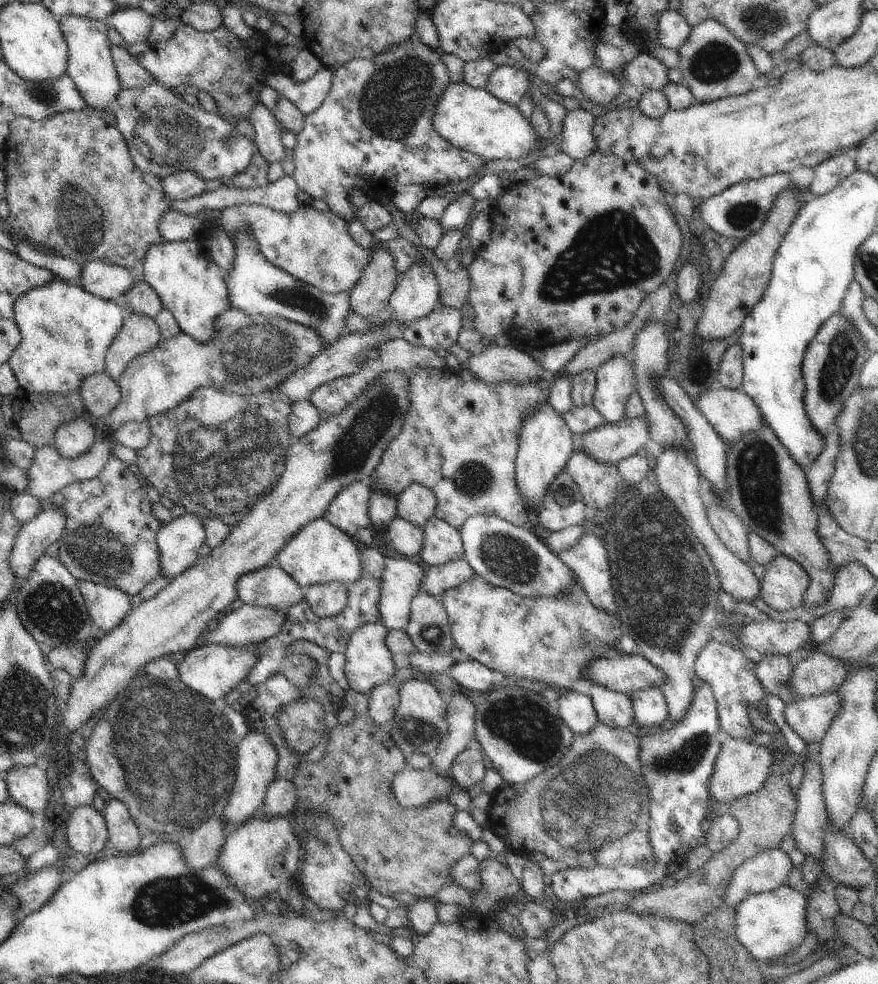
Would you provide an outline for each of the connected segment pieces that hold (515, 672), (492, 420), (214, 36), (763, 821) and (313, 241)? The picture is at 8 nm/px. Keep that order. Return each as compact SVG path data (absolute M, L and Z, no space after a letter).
M474 575L461 585L445 590L440 599L447 610L455 646L464 652L466 658L500 671L506 680L539 680L548 686L560 686L562 692L572 690L572 682L583 678L581 674L592 659L616 653L613 644L624 634L618 616L613 617L596 608L576 578L568 595L553 599L523 597L507 588L488 584L480 575Z
M416 367L408 373L411 404L402 430L387 446L380 464L370 475L371 490L378 489L399 495L413 482L427 486L437 498L435 515L457 531L474 515L496 515L518 526L527 526L527 508L518 492L515 460L519 449L519 436L527 412L540 402L547 402L550 388L561 376L558 371L545 377L540 384L520 385L502 381L487 383L467 376L454 376L448 368Z
M224 24L210 32L181 25L172 37L151 45L136 60L167 88L175 90L180 84L190 84L209 92L218 108L217 114L235 127L240 120L249 120L255 107L262 104L258 98L269 77L275 73L287 75L290 72L290 67L289 71L282 70L282 62L278 61L278 54L285 45L285 40L276 44L264 32L256 29L250 38L242 40Z
M770 774L764 788L731 802L729 813L734 815L740 823L739 835L720 852L713 853L712 858L700 870L690 874L686 879L680 879L674 886L660 887L636 894L629 905L620 905L620 910L628 910L642 917L646 915L667 917L694 926L722 906L724 890L731 881L733 872L758 853L778 849L782 838L786 834L791 834L797 813L798 795L792 791L788 775Z
M244 203L226 207L221 212L220 226L230 240L242 229L250 229L259 242L259 251L272 264L283 268L302 282L319 288L322 292L338 294L352 291L358 282L364 267L369 264L371 254L376 247L386 247L394 257L395 269L402 274L412 263L425 258L410 241L398 235L391 241L372 240L371 247L358 246L348 233L348 223L332 211L319 212L310 205L300 205L293 213L283 213L256 203Z

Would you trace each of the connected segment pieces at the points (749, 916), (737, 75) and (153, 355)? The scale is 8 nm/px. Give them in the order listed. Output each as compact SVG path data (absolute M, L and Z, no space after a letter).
M785 883L770 892L749 896L736 908L736 939L757 962L790 954L806 936L806 907L807 897Z
M712 19L702 21L692 27L684 44L677 48L677 68L683 74L679 83L690 89L696 102L702 103L747 93L754 88L759 74L746 49L722 23Z
M228 307L215 320L217 331L213 339L198 342L184 331L169 339L161 339L153 350L142 353L128 367L124 369L117 383L121 386L121 399L118 406L113 408L109 416L95 421L99 436L109 437L121 424L129 421L146 423L157 414L168 412L182 404L196 389L212 387L225 393L239 395L259 395L260 393L274 393L277 387L288 379L292 373L304 368L310 361L318 356L327 346L318 332L303 324L292 322L278 315L264 316L260 313L247 314L241 310Z

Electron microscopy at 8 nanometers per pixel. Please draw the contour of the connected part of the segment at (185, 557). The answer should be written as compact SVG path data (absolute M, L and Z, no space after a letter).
M185 513L166 523L156 535L160 551L161 575L176 577L186 572L200 556L207 536L202 517Z

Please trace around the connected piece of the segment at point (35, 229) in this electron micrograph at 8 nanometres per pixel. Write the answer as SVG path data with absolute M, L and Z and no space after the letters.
M88 106L79 111L66 111L56 116L35 121L28 117L15 118L10 124L10 136L6 140L3 149L6 155L6 188L4 199L8 203L9 214L4 220L7 224L9 233L18 234L20 240L26 242L31 247L42 251L43 253L60 255L81 264L83 267L90 261L104 261L107 265L120 265L132 268L138 262L142 262L146 251L150 245L163 243L165 240L159 231L162 215L166 209L171 209L172 199L163 187L163 179L151 172L140 170L132 160L127 140L122 136L117 127L117 118L113 110L98 109Z

